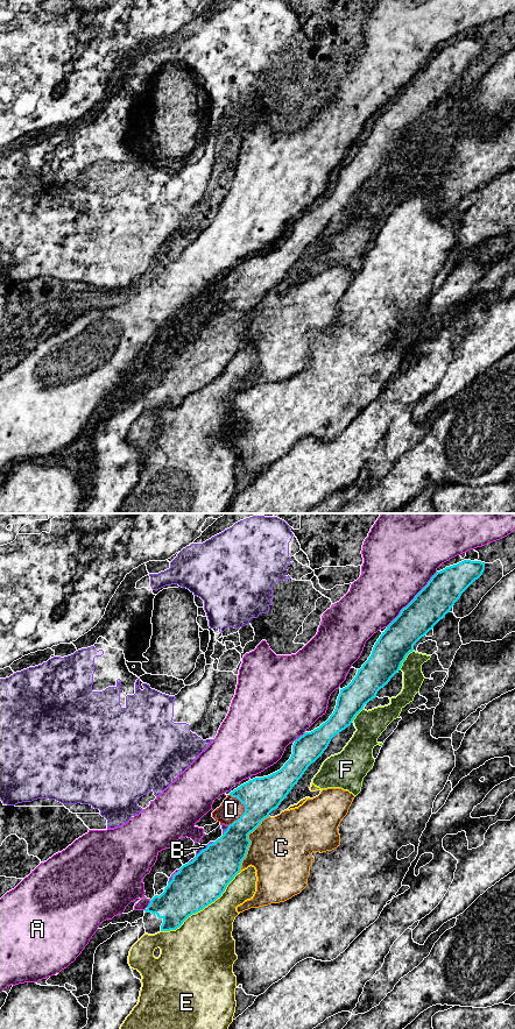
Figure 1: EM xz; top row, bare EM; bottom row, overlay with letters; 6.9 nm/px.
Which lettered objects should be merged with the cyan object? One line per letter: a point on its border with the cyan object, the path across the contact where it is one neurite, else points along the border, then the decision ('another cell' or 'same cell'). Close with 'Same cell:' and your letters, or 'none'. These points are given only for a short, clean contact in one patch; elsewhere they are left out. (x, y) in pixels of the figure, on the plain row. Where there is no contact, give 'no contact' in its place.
A: xz (413, 78) | another cell
B: xz (204, 327) | another cell
C: xz (249, 321) | another cell
D: xz (245, 288) | across xz (260, 275), (245, 288), (231, 288) | same cell
E: xz (202, 388) | another cell
F: xz (403, 139) | another cell
Same cell: D

